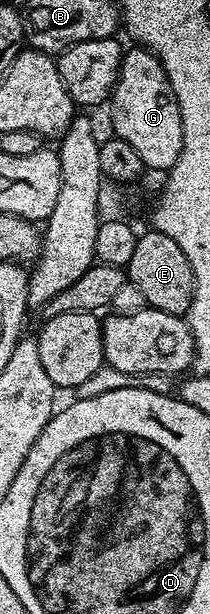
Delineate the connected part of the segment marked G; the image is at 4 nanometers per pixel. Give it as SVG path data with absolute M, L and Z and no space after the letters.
M144 48L126 49L121 55L121 73L113 85L112 133L139 152L142 167L167 172L179 160L183 148L183 120L167 72L155 54Z

